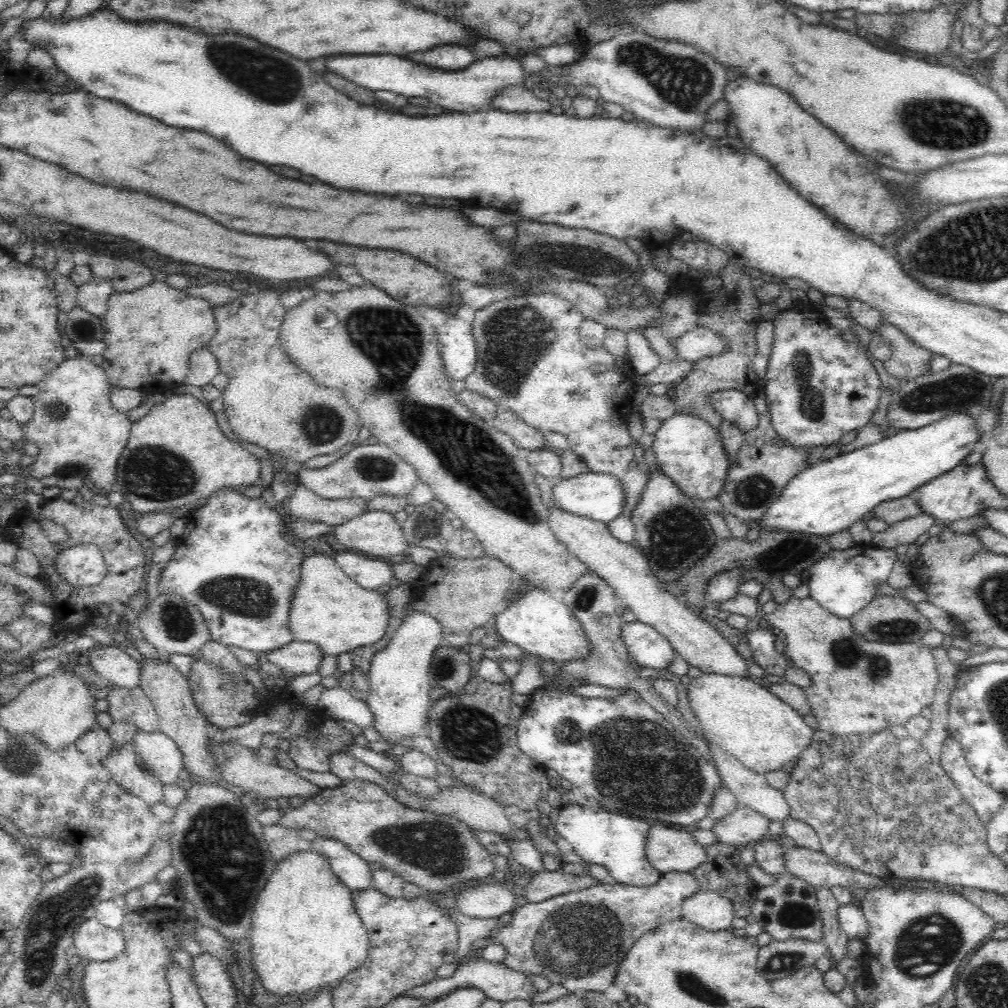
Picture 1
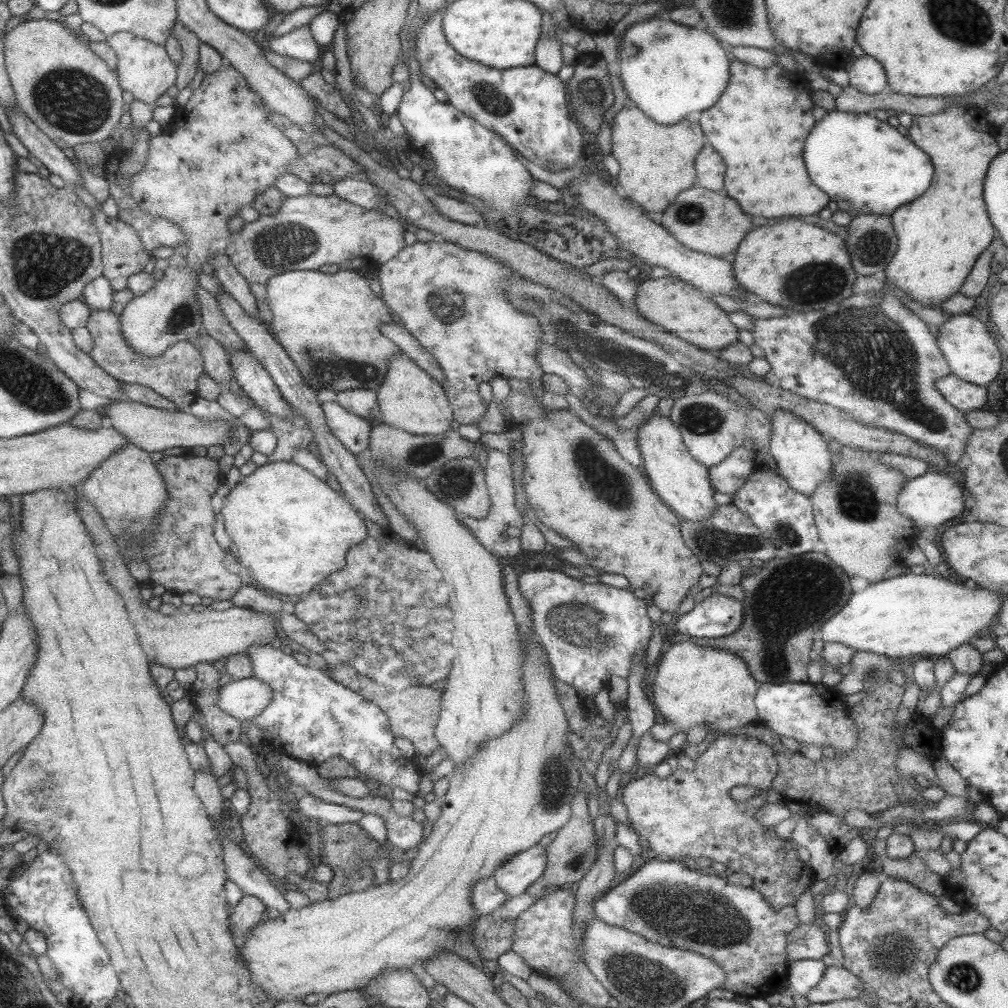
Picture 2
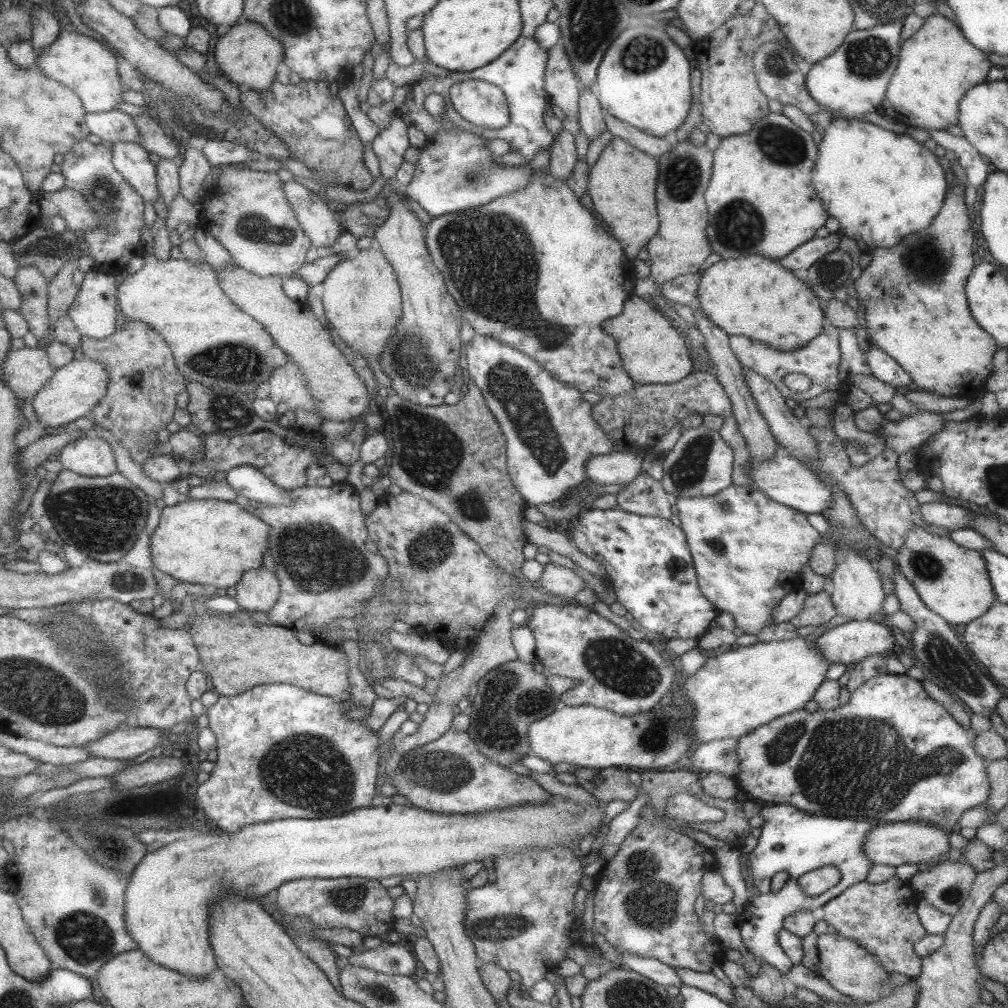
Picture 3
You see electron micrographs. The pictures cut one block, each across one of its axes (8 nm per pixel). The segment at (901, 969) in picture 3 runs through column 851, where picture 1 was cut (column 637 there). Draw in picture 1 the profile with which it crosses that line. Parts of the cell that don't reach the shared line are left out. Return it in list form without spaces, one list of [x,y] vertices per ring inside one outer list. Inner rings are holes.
[[[690,872],[661,873],[658,882],[650,886],[625,885],[607,880],[583,889],[555,894],[540,902],[524,903],[512,910],[509,917],[488,937],[492,944],[504,946],[505,954],[500,963],[510,970],[543,976],[552,985],[561,984],[568,993],[605,993],[610,986],[614,986],[616,970],[632,944],[648,930],[680,920],[683,902],[698,889],[699,883]]]

